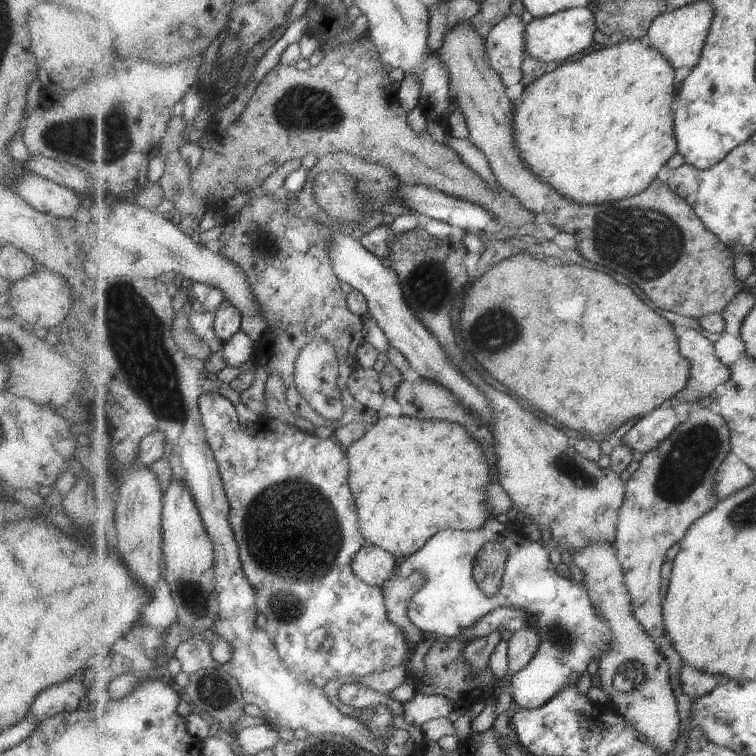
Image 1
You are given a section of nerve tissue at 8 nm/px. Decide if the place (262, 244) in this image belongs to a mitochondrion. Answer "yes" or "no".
yes

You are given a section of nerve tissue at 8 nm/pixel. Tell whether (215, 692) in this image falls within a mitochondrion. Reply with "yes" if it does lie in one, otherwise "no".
yes

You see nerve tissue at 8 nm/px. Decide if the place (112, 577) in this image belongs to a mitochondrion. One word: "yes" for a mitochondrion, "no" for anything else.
no

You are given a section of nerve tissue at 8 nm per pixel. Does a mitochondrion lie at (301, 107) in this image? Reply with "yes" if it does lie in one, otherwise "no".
yes

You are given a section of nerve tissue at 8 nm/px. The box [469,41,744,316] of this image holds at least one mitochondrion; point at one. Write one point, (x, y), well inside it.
(647, 243)

